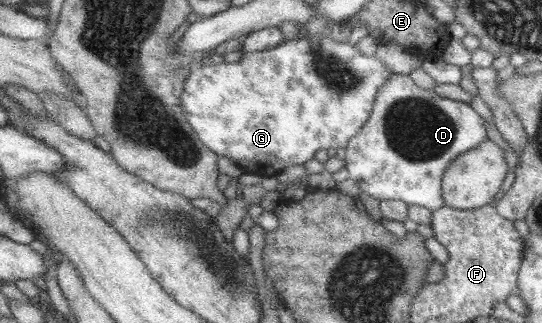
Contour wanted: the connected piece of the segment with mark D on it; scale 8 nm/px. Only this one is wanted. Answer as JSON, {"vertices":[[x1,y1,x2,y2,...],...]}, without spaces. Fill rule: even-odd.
{"vertices":[[393,74,378,90,369,119,350,140,345,150,346,168,359,190,372,198,400,200,435,211,445,205,440,192,441,174,450,160,487,139,484,124,483,118,468,103,440,97,432,90,418,88,408,75]]}

